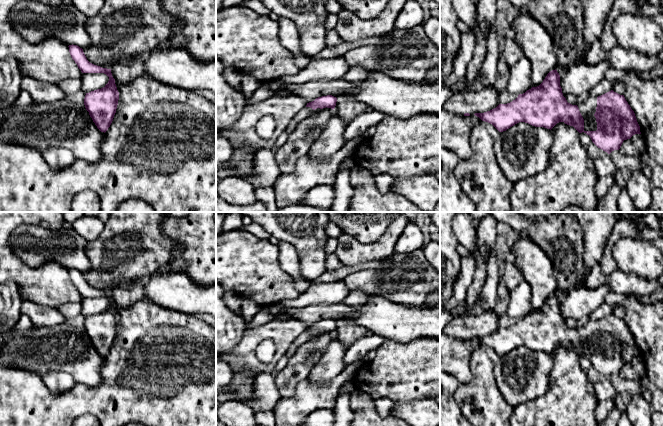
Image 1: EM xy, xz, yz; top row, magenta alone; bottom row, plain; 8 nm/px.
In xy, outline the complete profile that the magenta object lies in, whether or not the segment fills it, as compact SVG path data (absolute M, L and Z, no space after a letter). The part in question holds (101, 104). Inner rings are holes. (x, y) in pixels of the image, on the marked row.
M72 44L68 47L72 59L82 73L104 73L109 77L108 83L103 88L86 93L84 98L84 105L90 117L97 128L105 133L113 121L119 100L119 92L111 69L90 63L79 46Z

